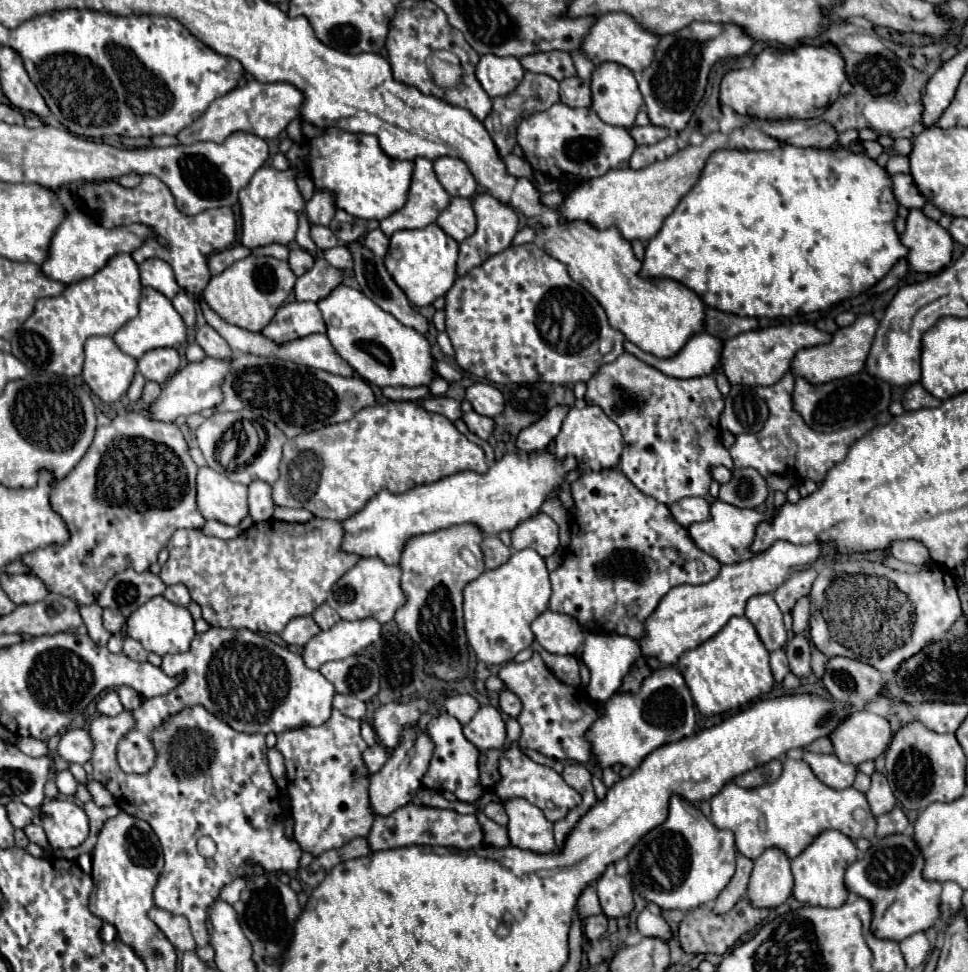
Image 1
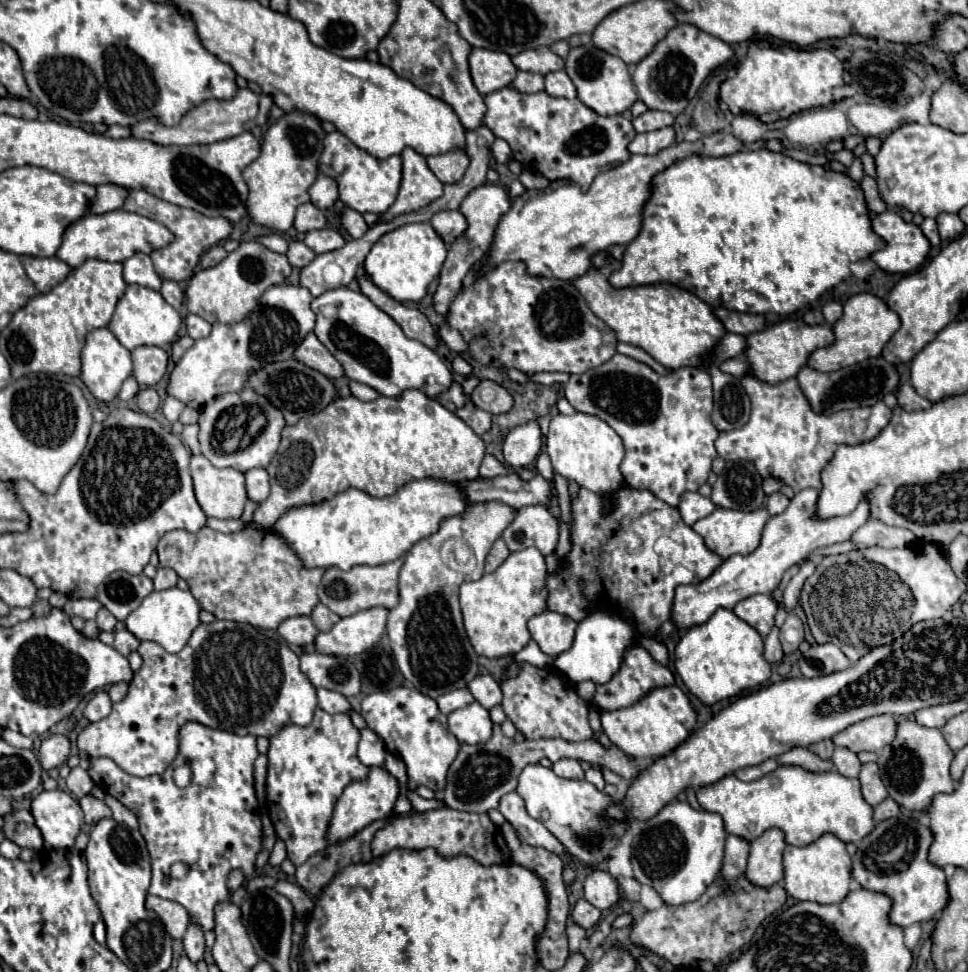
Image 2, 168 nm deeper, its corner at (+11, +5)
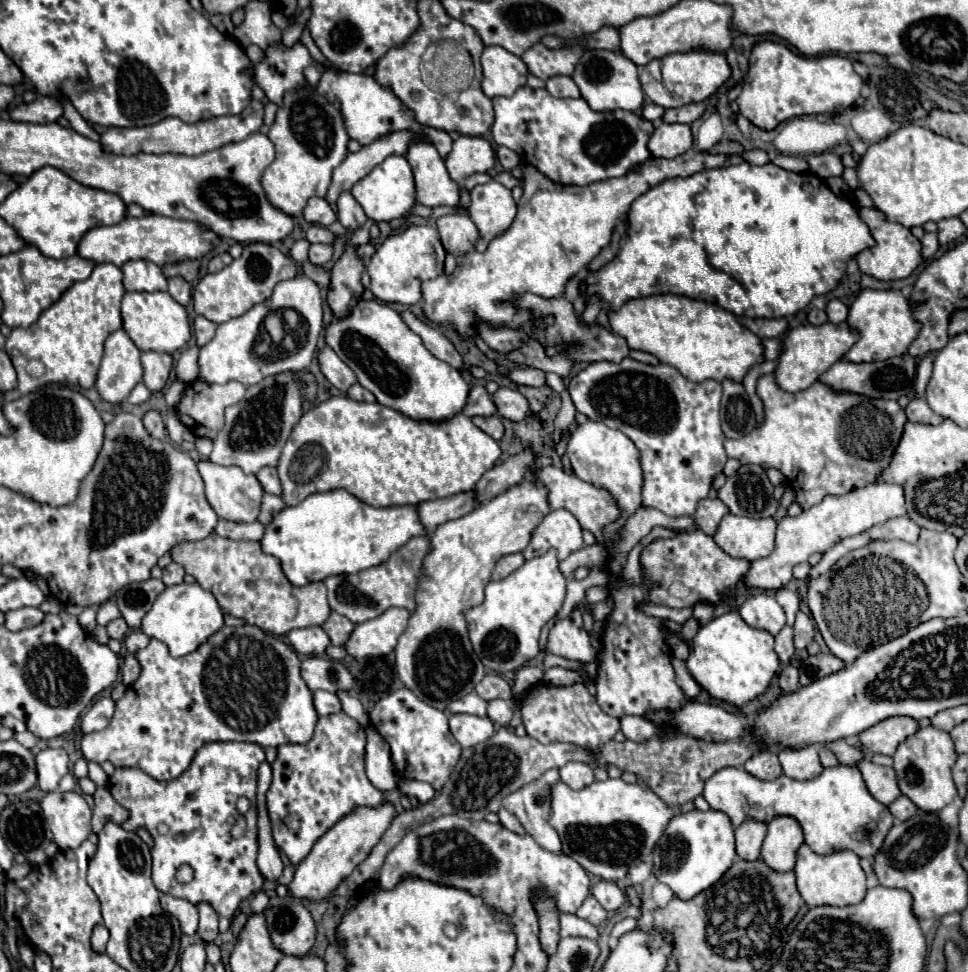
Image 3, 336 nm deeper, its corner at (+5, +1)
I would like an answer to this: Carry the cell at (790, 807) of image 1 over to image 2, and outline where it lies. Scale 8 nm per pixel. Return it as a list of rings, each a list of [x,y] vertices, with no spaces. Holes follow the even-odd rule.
[[[778,766],[754,782],[742,782],[734,774],[728,774],[714,784],[700,786],[696,798],[704,810],[718,812],[724,818],[728,834],[742,836],[750,842],[776,826],[792,846],[806,846],[828,832],[846,844],[858,844],[876,826],[874,808],[862,798],[858,778],[846,778],[836,768],[816,774],[800,766]]]

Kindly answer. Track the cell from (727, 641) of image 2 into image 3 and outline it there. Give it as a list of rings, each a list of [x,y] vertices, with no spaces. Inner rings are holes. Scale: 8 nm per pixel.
[[[730,610],[700,626],[698,634],[690,642],[690,656],[686,666],[694,680],[712,698],[742,706],[768,688],[770,680],[780,668],[780,662],[774,652],[774,636],[764,630],[750,628],[736,610]]]

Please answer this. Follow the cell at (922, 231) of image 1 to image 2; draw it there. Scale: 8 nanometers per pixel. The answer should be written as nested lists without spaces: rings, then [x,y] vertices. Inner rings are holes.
[[[896,210],[872,218],[872,230],[886,242],[886,248],[870,254],[874,264],[890,274],[914,272],[926,258],[930,242],[916,224],[908,224]]]

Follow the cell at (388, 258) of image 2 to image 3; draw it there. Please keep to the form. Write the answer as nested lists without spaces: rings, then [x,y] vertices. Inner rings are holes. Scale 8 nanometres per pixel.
[[[410,226],[402,234],[386,238],[366,264],[372,280],[370,290],[382,302],[398,302],[406,306],[418,304],[422,300],[422,282],[432,280],[444,272],[444,258],[446,252],[434,226]]]

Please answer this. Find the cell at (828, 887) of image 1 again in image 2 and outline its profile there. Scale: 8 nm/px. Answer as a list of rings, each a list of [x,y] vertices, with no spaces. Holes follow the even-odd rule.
[[[824,834],[808,846],[786,846],[784,850],[784,888],[796,900],[812,900],[818,904],[840,904],[852,882],[852,860],[846,844],[834,834]]]

